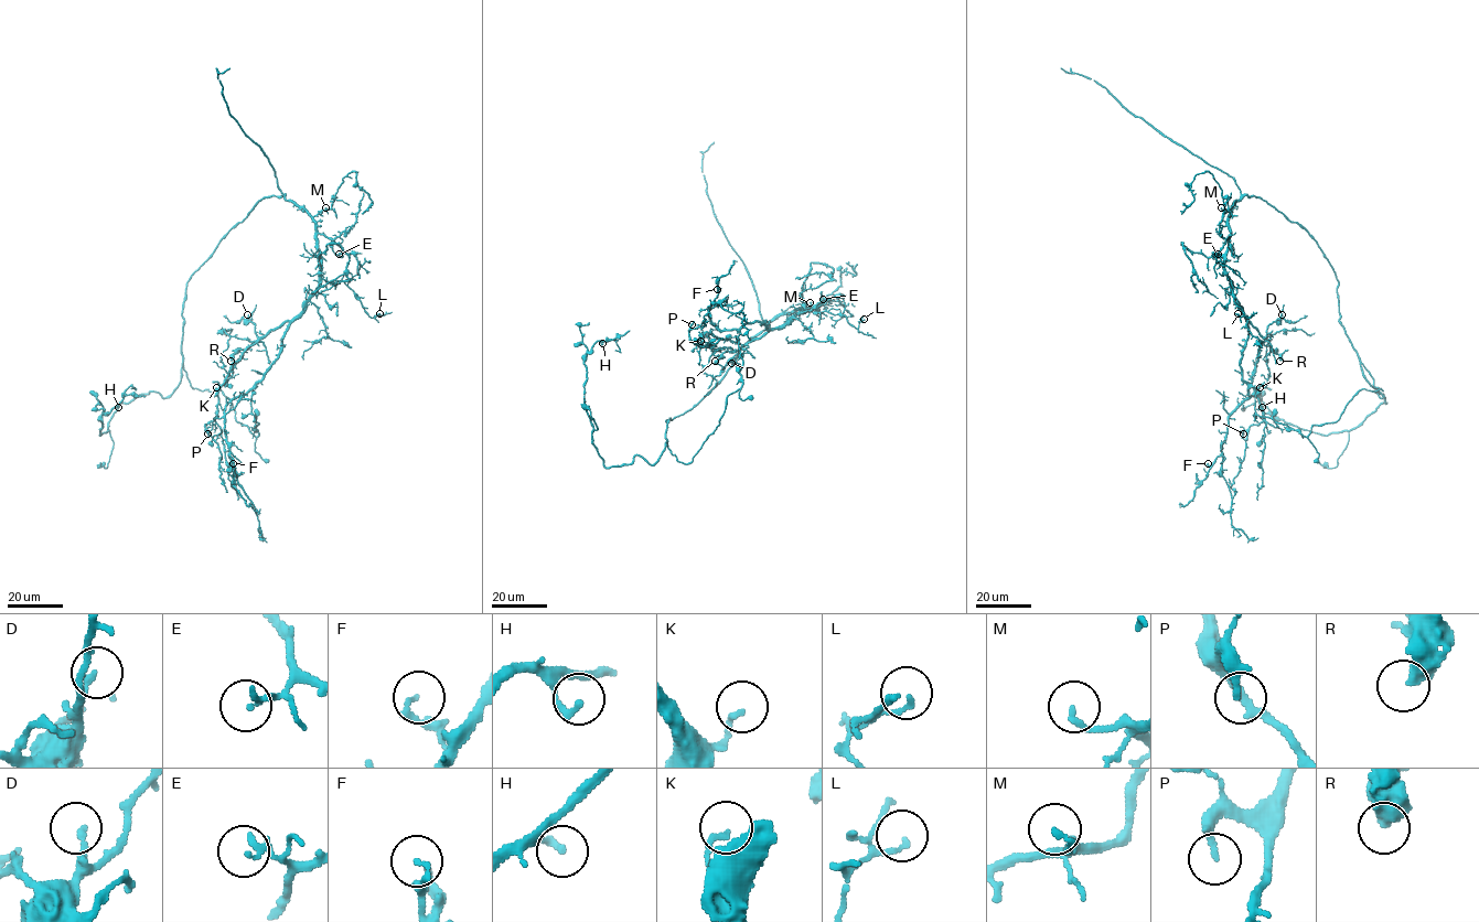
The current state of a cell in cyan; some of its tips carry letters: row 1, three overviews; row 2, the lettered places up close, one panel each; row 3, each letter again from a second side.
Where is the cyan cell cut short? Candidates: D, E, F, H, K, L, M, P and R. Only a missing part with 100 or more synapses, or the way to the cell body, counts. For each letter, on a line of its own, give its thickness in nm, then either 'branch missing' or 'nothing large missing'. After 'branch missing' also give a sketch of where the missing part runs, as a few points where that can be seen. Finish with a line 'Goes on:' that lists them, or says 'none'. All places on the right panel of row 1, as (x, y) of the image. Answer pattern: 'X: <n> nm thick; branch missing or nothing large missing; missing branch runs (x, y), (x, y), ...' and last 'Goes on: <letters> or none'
D: 180 nm thick; nothing large missing
E: 190 nm thick; nothing large missing
F: 150 nm thick; nothing large missing
H: 200 nm thick; nothing large missing
K: 150 nm thick; nothing large missing
L: 130 nm thick; nothing large missing
M: 160 nm thick; nothing large missing
P: 240 nm thick; nothing large missing
R: 480 nm thick; nothing large missing
Goes on: none

